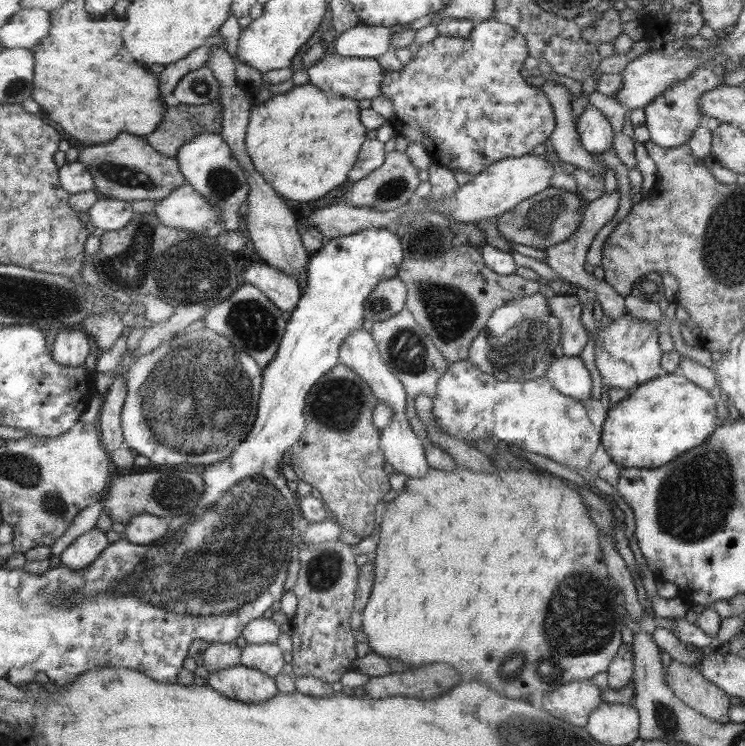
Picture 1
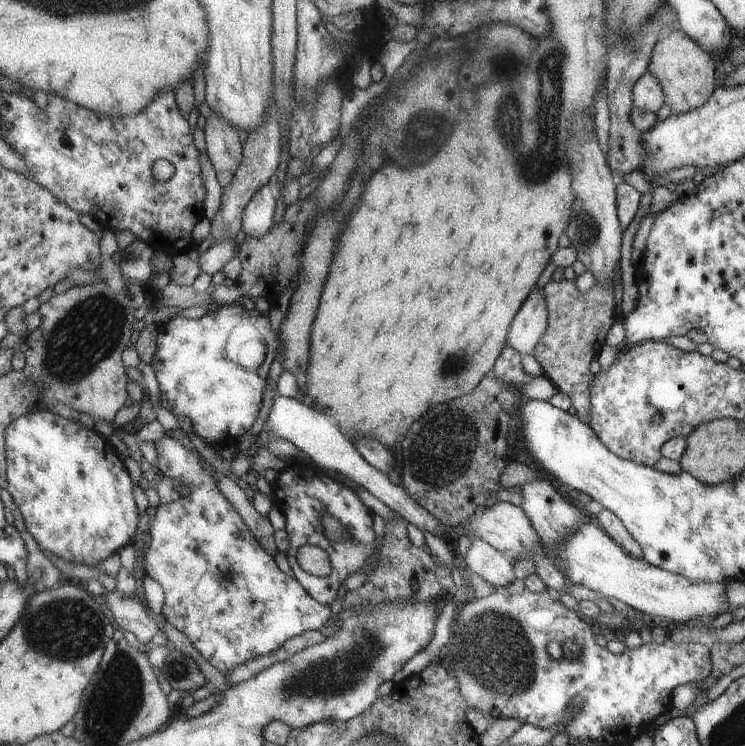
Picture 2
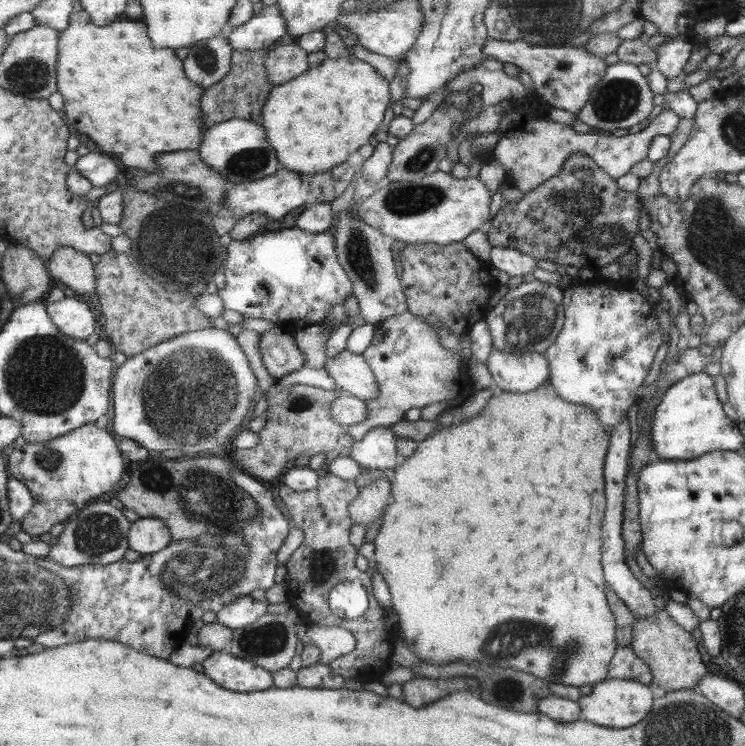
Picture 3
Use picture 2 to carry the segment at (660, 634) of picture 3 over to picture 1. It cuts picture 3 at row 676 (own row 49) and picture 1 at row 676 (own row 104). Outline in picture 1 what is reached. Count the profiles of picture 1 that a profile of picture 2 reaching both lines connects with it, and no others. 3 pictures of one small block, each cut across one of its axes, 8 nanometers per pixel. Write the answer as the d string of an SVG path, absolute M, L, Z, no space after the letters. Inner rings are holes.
M677 660L667 668L667 686L673 690L673 696L685 706L697 710L713 722L729 724L729 696L721 692L715 684L705 680L695 668L685 666Z

